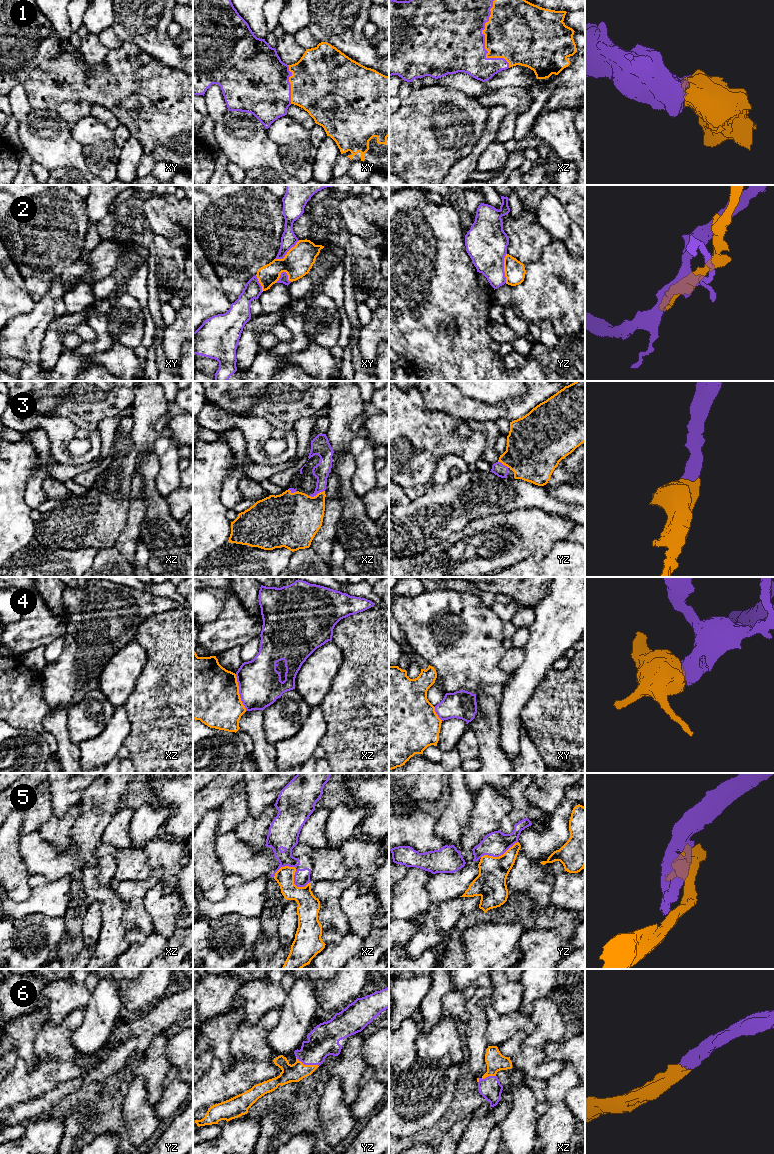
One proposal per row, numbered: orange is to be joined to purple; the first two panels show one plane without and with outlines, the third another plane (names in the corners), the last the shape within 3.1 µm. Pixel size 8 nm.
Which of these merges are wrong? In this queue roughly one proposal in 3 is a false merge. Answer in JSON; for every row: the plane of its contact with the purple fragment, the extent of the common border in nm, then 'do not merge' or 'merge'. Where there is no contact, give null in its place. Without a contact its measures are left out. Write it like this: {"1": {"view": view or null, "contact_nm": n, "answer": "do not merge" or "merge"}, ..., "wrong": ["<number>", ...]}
{"1": {"view": "xz", "contact_nm": 550, "answer": "merge"}, "2": {"view": "yz", "contact_nm": 240, "answer": "do not merge"}, "3": {"view": "xz", "contact_nm": 150, "answer": "merge"}, "4": {"view": "xz", "contact_nm": 300, "answer": "do not merge"}, "5": {"view": "yz", "contact_nm": 300, "answer": "do not merge"}, "6": {"view": "yz", "contact_nm": 200, "answer": "merge"}, "wrong": ["2", "4", "5"]}

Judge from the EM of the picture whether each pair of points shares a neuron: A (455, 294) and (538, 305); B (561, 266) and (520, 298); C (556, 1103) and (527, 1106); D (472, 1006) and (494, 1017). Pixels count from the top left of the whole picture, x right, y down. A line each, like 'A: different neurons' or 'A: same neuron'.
A: different neurons
B: same neuron
C: different neurons
D: different neurons

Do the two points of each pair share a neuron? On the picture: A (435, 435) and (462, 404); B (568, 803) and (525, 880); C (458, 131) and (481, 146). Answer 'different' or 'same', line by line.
A: different
B: same
C: different

